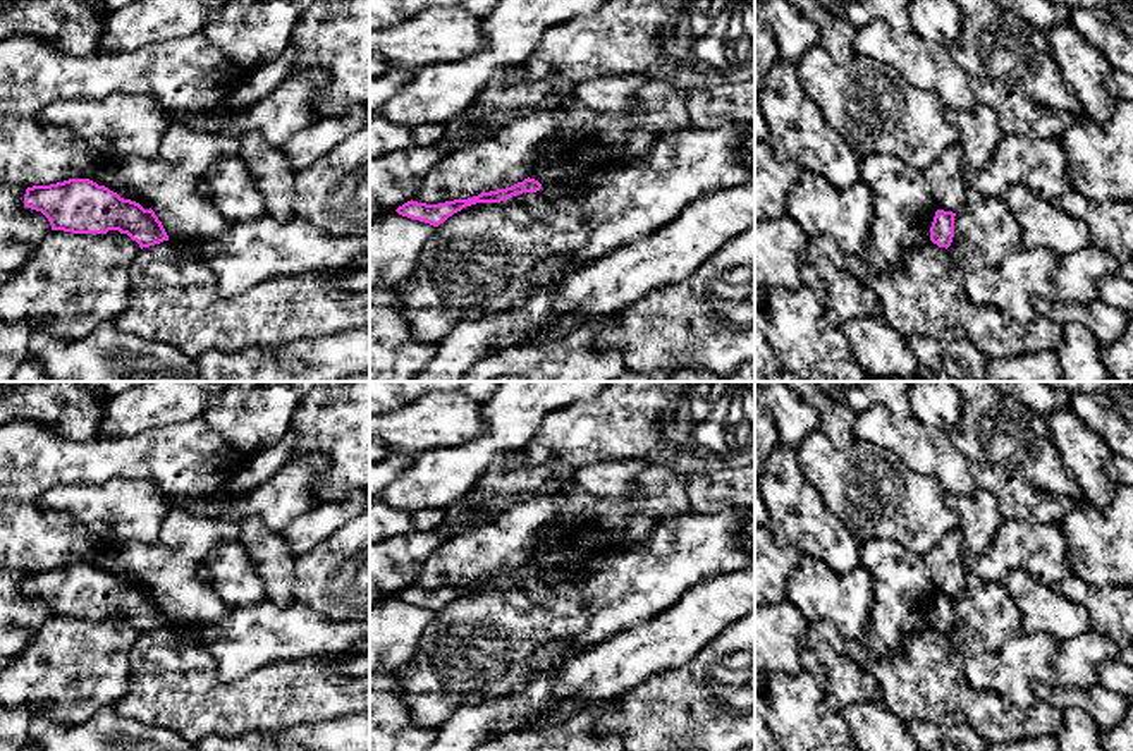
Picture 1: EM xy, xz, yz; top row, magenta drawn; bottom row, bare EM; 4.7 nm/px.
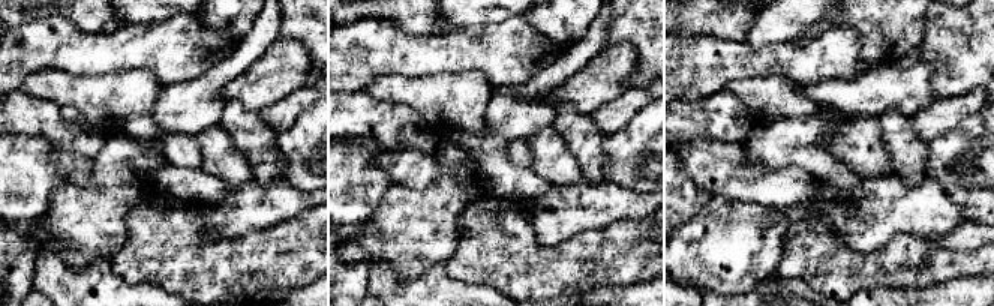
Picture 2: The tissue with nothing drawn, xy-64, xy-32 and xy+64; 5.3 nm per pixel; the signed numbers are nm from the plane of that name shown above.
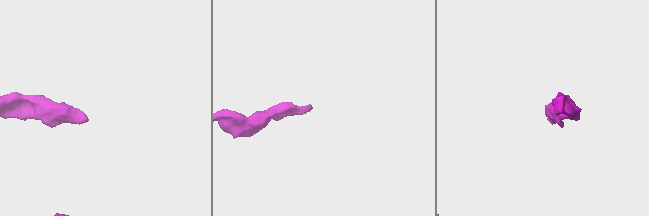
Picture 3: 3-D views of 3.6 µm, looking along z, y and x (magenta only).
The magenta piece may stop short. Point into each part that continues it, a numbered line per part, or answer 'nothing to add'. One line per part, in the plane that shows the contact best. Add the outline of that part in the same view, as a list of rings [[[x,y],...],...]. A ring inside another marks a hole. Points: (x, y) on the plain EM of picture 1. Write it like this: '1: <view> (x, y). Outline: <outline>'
nothing to add

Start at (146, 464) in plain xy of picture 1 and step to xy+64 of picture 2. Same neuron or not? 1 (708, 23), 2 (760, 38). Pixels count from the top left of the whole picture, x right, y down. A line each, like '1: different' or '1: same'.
1: different
2: different

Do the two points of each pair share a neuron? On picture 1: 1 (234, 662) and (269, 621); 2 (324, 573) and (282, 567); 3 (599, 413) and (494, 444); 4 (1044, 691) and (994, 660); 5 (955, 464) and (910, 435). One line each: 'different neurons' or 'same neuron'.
1: same neuron
2: different neurons
3: different neurons
4: different neurons
5: same neuron

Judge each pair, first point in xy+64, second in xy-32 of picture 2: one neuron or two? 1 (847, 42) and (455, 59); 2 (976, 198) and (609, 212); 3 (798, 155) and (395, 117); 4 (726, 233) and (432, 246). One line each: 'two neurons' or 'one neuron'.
1: one neuron
2: two neurons
3: two neurons
4: one neuron

